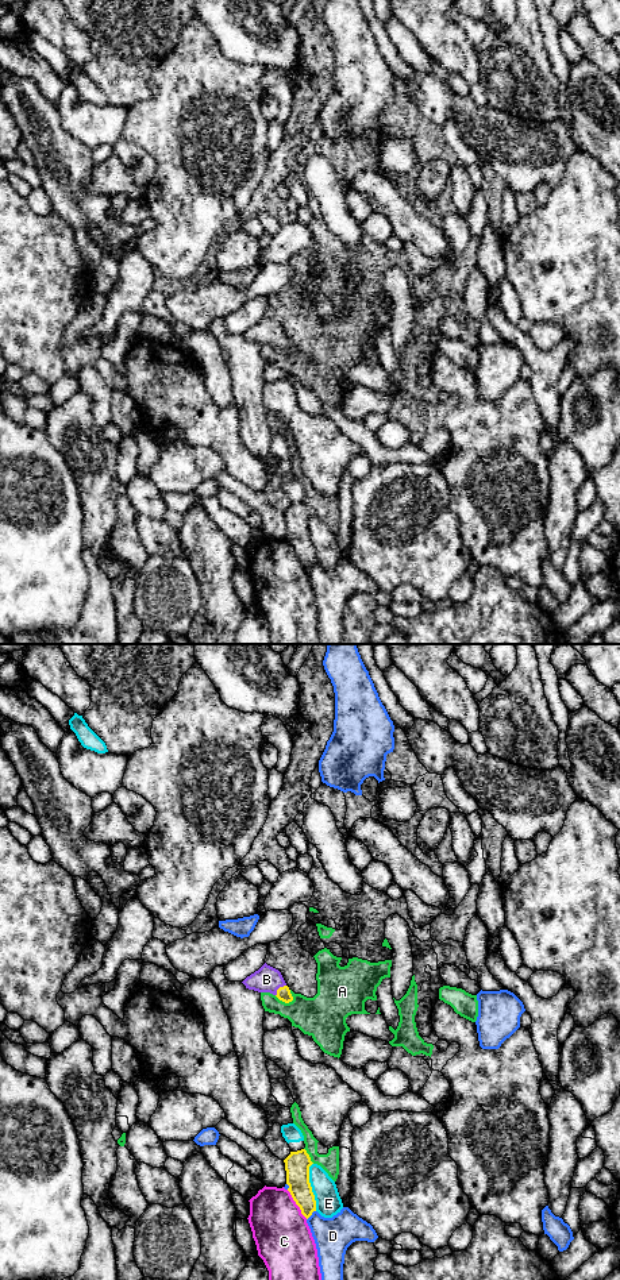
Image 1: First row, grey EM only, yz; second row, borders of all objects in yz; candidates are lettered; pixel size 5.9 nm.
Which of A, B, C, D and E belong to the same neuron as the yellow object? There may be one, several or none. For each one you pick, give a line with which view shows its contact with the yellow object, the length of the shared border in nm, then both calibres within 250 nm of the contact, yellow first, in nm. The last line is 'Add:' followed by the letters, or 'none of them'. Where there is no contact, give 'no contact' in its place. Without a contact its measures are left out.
B: yz | 90 nm | 80/160 nm
Add: B

